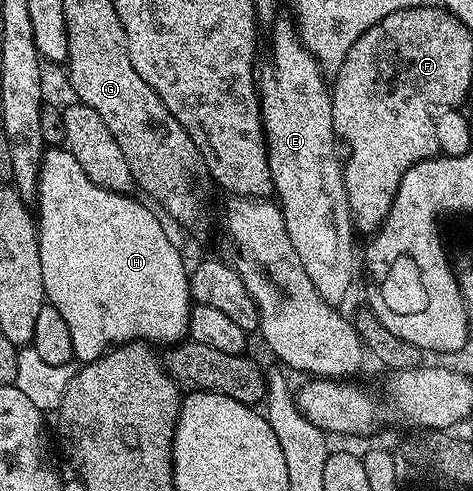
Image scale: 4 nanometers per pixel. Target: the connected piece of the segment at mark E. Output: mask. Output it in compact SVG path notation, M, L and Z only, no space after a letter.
M280 16L271 23L270 29L272 55L268 58L268 67L259 71L258 93L274 198L284 214L290 244L294 244L294 252L298 252L298 260L302 260L302 268L306 268L306 276L310 276L310 284L314 284L322 300L339 307L340 301L352 290L352 273L358 270L358 254L352 251L354 227L350 204L346 200L342 154L336 151L338 139L332 123L332 92L316 57L300 43L295 21Z

